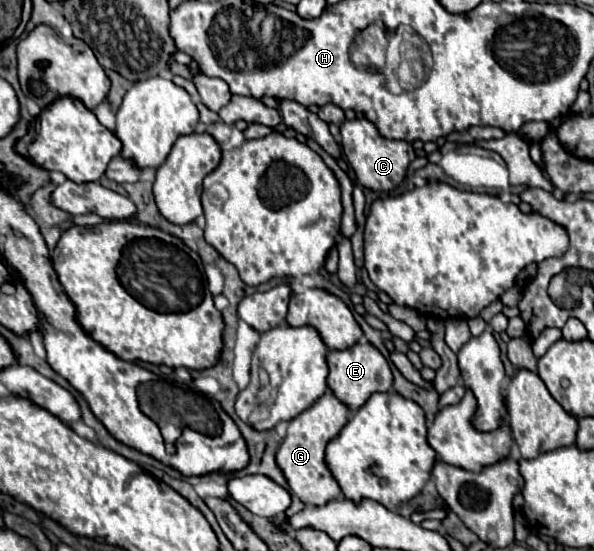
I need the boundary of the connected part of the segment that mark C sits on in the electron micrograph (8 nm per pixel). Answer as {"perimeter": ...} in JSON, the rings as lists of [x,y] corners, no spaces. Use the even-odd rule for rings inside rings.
{"perimeter":[[[367,118],[351,120],[351,122],[345,120],[341,124],[341,146],[343,146],[343,152],[355,172],[359,184],[373,192],[389,192],[389,190],[397,188],[405,178],[409,162],[415,160],[415,150],[409,142],[385,140]]]}

